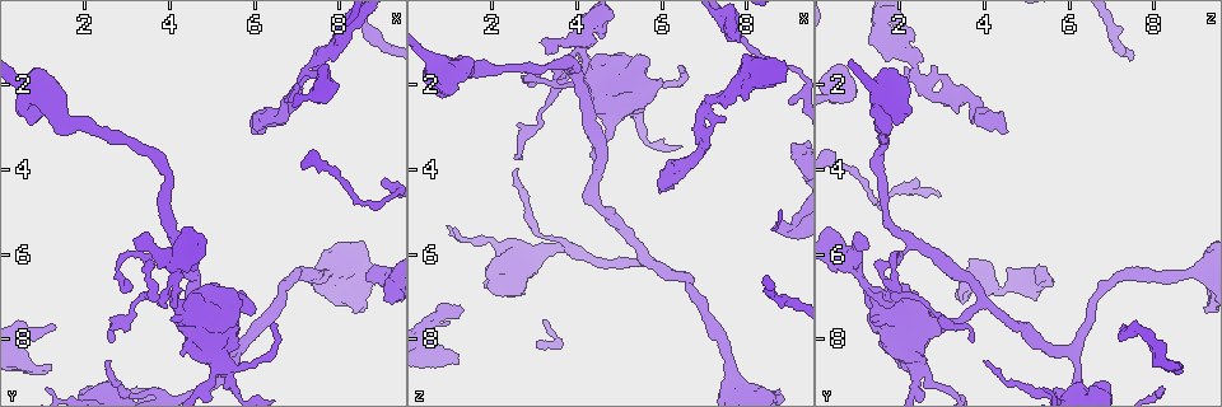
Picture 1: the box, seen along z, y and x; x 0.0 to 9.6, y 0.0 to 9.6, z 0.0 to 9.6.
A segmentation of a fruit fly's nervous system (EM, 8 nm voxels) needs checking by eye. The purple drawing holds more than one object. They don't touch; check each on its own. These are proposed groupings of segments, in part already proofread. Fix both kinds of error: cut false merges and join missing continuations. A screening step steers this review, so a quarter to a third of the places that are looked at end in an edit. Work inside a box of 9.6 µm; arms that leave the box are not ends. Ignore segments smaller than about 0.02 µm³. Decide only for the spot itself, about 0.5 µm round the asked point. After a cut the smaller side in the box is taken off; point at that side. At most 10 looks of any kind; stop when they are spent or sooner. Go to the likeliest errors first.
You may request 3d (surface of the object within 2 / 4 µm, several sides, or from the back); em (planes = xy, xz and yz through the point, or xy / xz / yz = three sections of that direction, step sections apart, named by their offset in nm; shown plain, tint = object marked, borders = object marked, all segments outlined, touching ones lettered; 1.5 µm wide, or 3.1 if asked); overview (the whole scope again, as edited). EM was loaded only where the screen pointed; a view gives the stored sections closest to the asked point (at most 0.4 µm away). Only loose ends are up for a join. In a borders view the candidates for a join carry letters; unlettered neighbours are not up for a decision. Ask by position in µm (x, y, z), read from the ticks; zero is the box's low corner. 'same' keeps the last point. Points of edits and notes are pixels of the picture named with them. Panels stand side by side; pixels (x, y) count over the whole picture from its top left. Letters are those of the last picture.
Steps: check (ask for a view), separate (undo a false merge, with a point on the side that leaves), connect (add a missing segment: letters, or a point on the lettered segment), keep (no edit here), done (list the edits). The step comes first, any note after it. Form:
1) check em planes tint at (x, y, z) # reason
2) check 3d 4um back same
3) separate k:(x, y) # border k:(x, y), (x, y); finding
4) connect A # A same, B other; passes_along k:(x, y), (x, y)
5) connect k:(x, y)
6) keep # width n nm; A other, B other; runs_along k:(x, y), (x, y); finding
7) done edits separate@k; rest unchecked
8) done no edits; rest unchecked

check 3d 2um at (1.35, 7.70, 7.35) # an open end

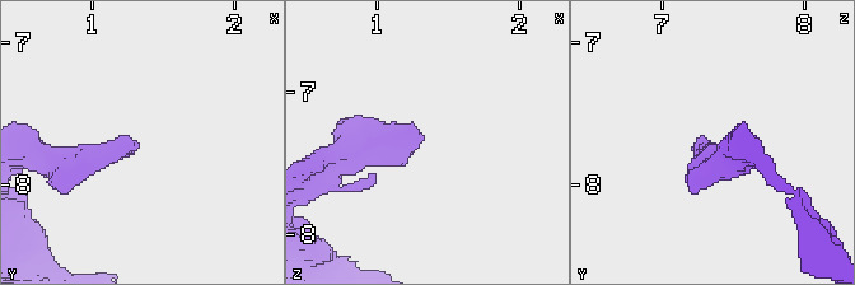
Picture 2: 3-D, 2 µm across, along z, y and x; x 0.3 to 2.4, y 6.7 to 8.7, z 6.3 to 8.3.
check em 3.1um planes borders at (1.32, 7.72, 7.30)

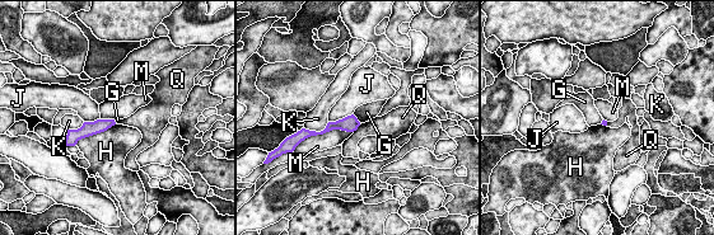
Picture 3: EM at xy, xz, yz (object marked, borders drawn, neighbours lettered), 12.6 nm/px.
keep # G other, H other, J other, K other, M other, Q other; border 3:(353, 114), (360, 122); none of them fits

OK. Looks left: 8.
check em planes plain at (9.05, 7.05, 3.50)

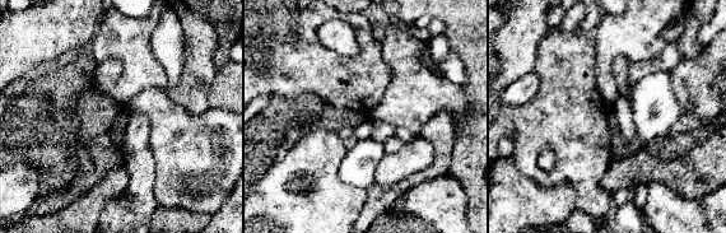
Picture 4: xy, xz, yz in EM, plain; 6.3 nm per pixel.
check em planes tint same # with the object marked

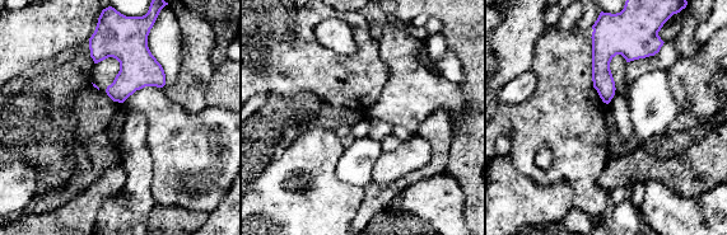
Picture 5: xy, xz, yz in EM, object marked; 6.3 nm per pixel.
check em planes borders same

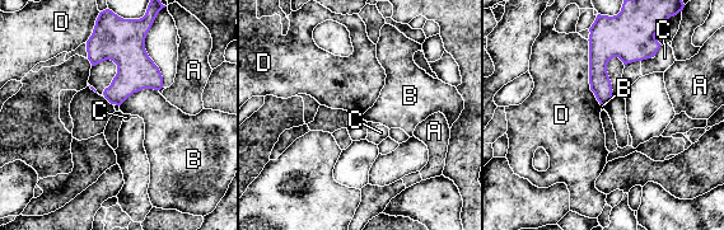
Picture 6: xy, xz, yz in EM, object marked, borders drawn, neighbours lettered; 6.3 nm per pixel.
keep # A other, B other, C other, D other; border 6:(587, 40), (589, 89), (601, 106); none of them fits

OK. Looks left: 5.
check em planes borders at (8.85, 6.25, 5.30) # an open end

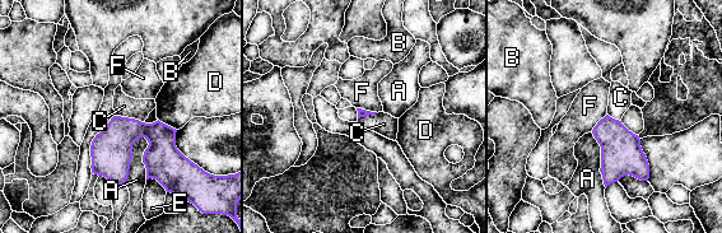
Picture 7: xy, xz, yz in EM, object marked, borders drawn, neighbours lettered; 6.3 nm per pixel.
keep # longest_contact A 320 nm; A other, B other, C other, D other, E other, F other; no lettered segment goes on from it

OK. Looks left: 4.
check em planes borders at (6.95, 2.30, 3.50) # abrupt turn

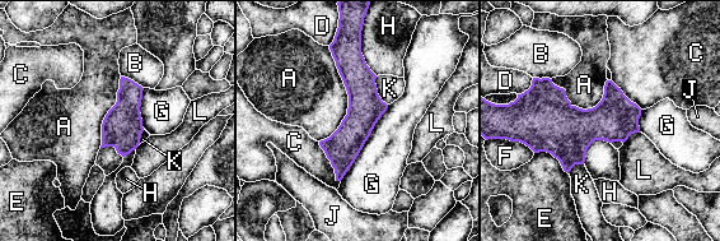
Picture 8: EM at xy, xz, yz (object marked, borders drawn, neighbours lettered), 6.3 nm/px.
keep # A other, B other, C other, D other, E other, F other, G other, H other, J other, K other, L other; border 8:(328, 46), (347, 114), (319, 142); continuous, no second neuron

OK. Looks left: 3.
done no edits; rest unchecked

